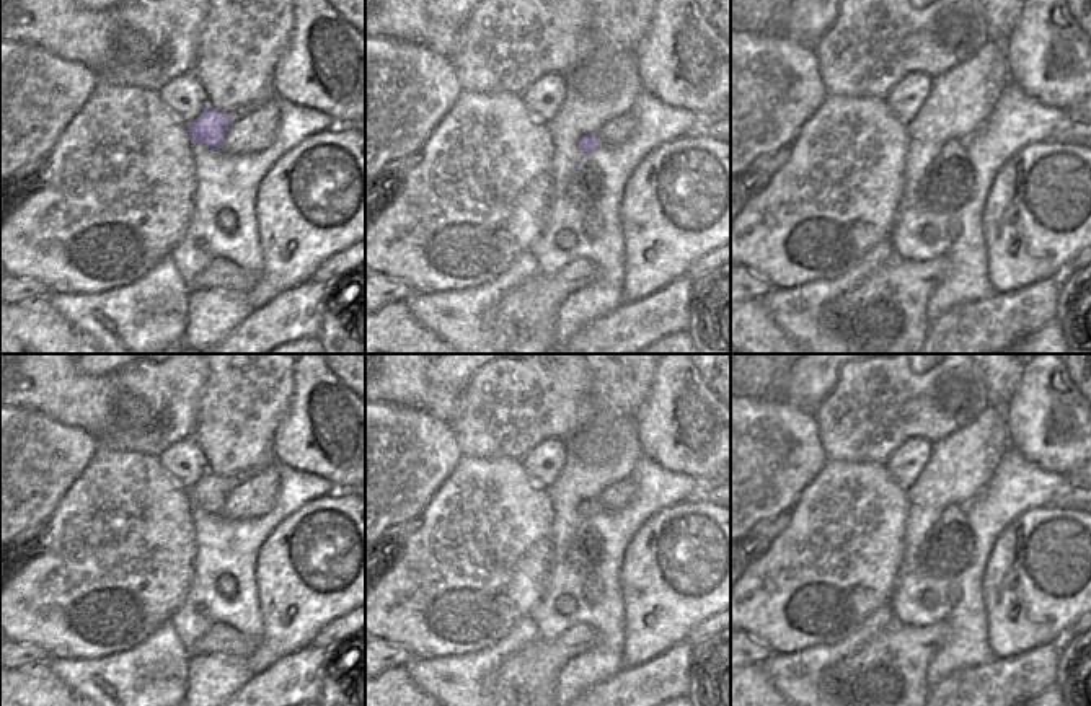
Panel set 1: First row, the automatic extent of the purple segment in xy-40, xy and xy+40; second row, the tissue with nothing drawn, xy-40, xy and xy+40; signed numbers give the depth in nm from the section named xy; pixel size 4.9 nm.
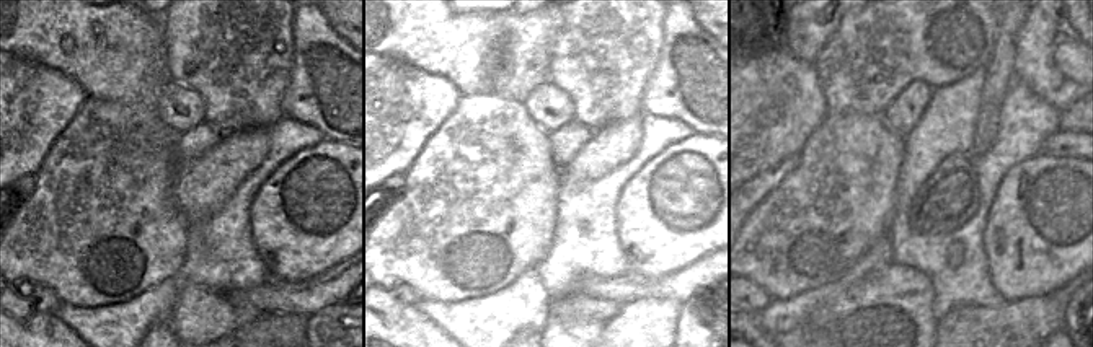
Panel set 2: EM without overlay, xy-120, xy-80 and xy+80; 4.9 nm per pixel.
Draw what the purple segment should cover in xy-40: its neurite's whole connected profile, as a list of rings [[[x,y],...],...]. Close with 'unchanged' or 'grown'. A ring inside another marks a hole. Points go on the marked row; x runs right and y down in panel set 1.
[[[209,106],[188,124],[191,142],[199,142],[205,148],[220,148],[220,143],[230,126],[230,117]]]; unchanged

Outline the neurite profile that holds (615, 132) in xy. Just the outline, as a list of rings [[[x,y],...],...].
[[[623,113],[616,119],[602,126],[595,134],[600,143],[607,148],[616,148],[628,142],[638,127],[638,121],[633,113]]]

